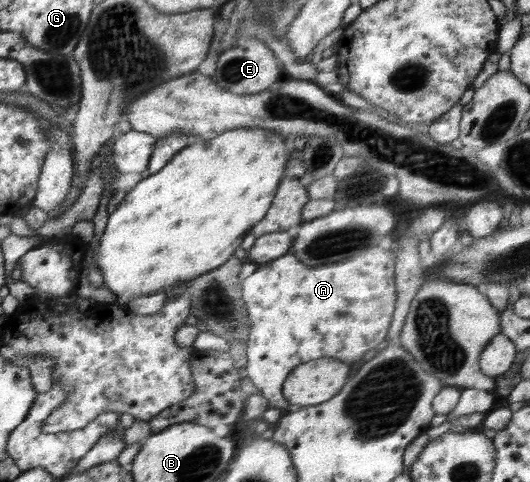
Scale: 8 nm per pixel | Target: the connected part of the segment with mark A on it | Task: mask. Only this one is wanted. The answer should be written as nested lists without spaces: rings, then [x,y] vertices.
[[[369,247],[343,261],[323,266],[305,266],[293,253],[257,266],[255,272],[245,279],[243,302],[248,307],[249,331],[247,377],[269,401],[269,408],[282,412],[291,406],[283,394],[284,383],[297,366],[304,362],[327,357],[341,362],[357,362],[363,354],[388,336],[396,306],[395,279],[396,253],[393,248]]]

